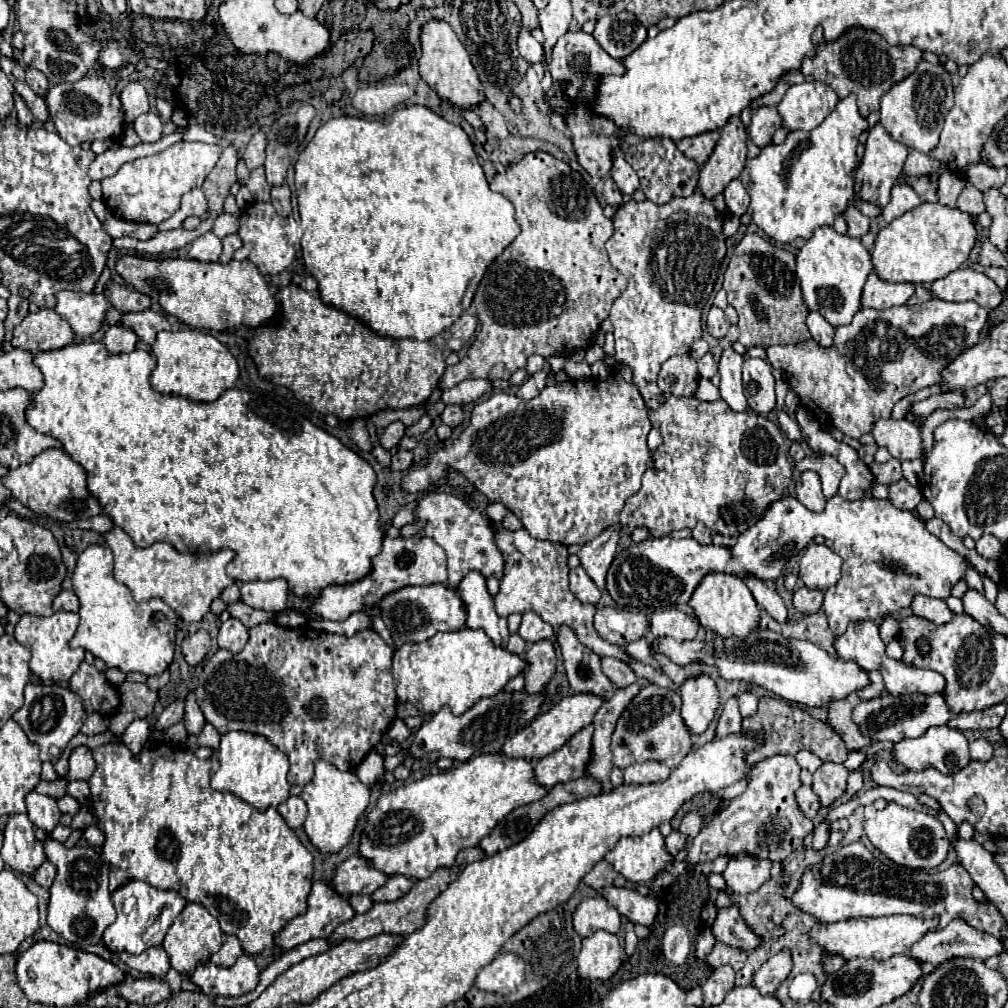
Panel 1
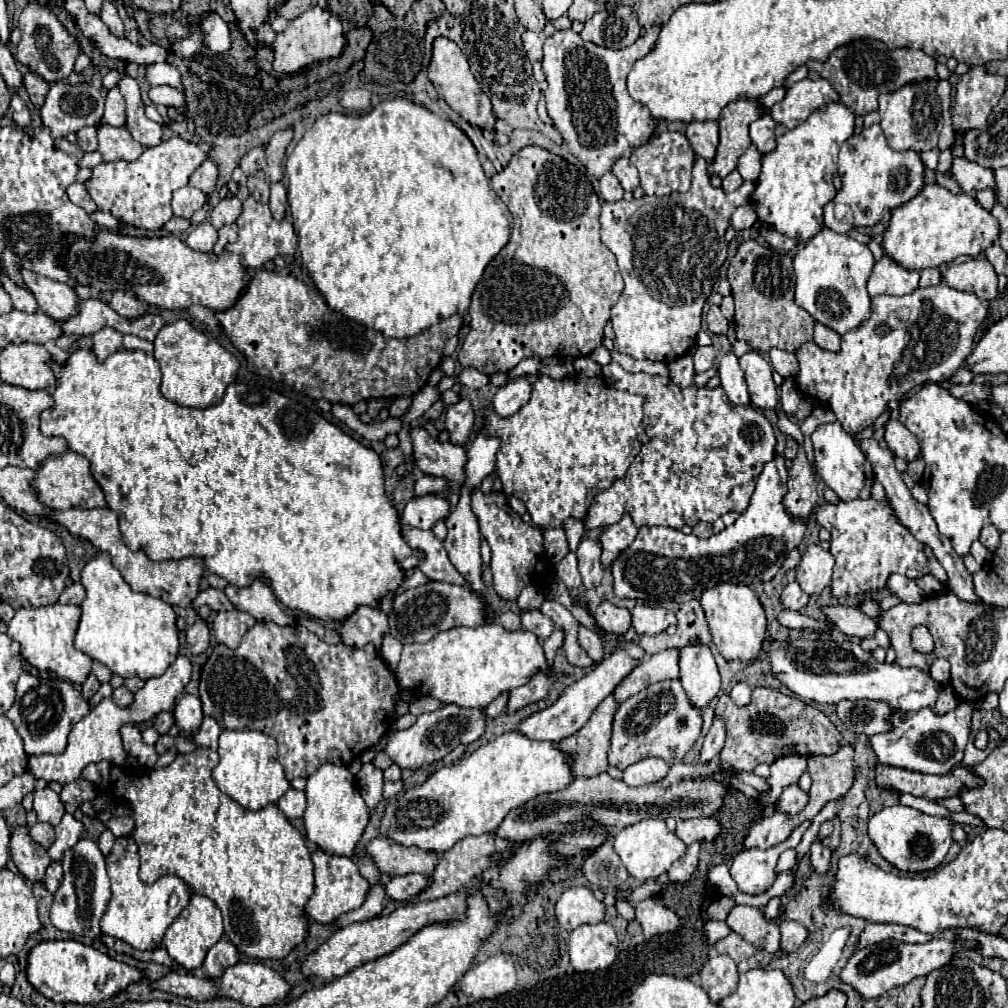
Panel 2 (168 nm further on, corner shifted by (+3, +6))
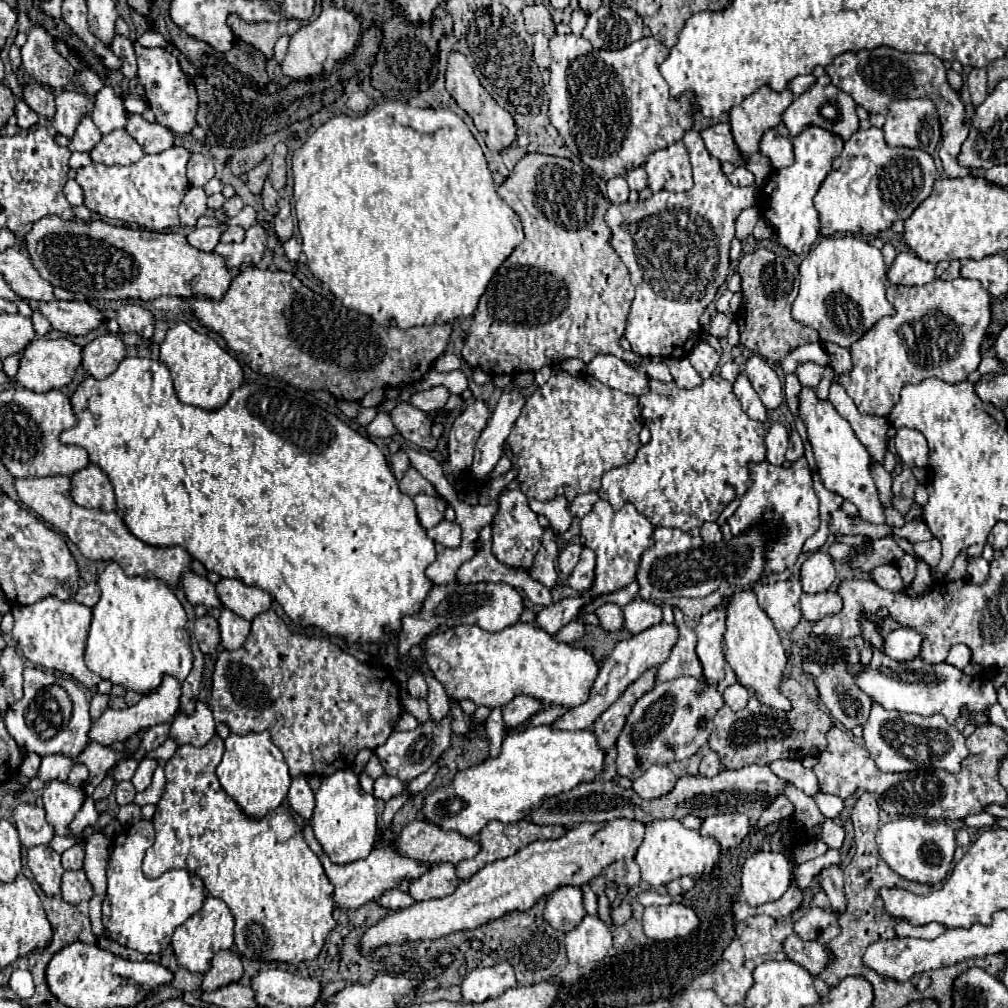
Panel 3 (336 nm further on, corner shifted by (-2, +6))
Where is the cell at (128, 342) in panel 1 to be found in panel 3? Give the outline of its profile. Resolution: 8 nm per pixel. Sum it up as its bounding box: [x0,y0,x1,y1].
[83,332,125,380]

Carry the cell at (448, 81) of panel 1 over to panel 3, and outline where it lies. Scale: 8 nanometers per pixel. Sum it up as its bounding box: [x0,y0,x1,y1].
[447,52,517,152]

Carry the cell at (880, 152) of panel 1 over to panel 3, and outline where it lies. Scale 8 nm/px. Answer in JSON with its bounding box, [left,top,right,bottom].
[813,126,937,236]

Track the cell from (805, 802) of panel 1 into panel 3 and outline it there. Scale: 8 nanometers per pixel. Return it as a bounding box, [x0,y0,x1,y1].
[755,796,793,830]

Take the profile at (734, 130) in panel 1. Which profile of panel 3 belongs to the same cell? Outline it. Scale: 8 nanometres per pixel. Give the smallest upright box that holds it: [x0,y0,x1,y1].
[729,86,795,156]

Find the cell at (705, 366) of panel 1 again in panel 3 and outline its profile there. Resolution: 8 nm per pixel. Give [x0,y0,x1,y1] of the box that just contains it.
[689,340,719,378]

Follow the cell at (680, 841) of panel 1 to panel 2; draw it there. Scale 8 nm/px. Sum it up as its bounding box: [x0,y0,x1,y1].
[674,818,720,846]

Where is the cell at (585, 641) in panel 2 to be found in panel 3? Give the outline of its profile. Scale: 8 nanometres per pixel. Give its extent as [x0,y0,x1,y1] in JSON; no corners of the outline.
[553,620,585,642]

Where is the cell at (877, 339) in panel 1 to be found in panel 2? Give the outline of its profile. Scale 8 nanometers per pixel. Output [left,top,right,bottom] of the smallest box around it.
[796,284,988,436]

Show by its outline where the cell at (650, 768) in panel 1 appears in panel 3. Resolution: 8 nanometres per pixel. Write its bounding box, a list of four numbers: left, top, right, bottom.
[633,764,675,800]

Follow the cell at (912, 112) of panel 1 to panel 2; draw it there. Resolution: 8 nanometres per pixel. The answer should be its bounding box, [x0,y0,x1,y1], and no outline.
[878,78,942,152]

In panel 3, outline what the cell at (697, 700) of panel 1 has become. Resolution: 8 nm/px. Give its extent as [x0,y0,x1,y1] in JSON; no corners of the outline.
[697,602,725,684]

